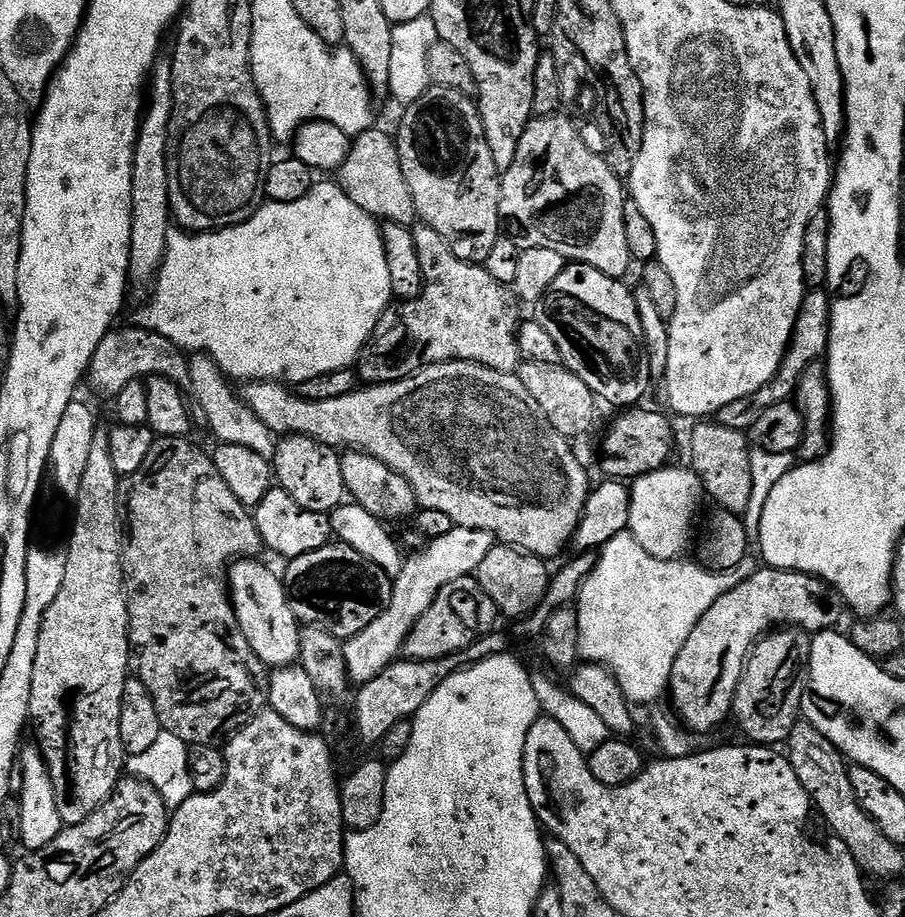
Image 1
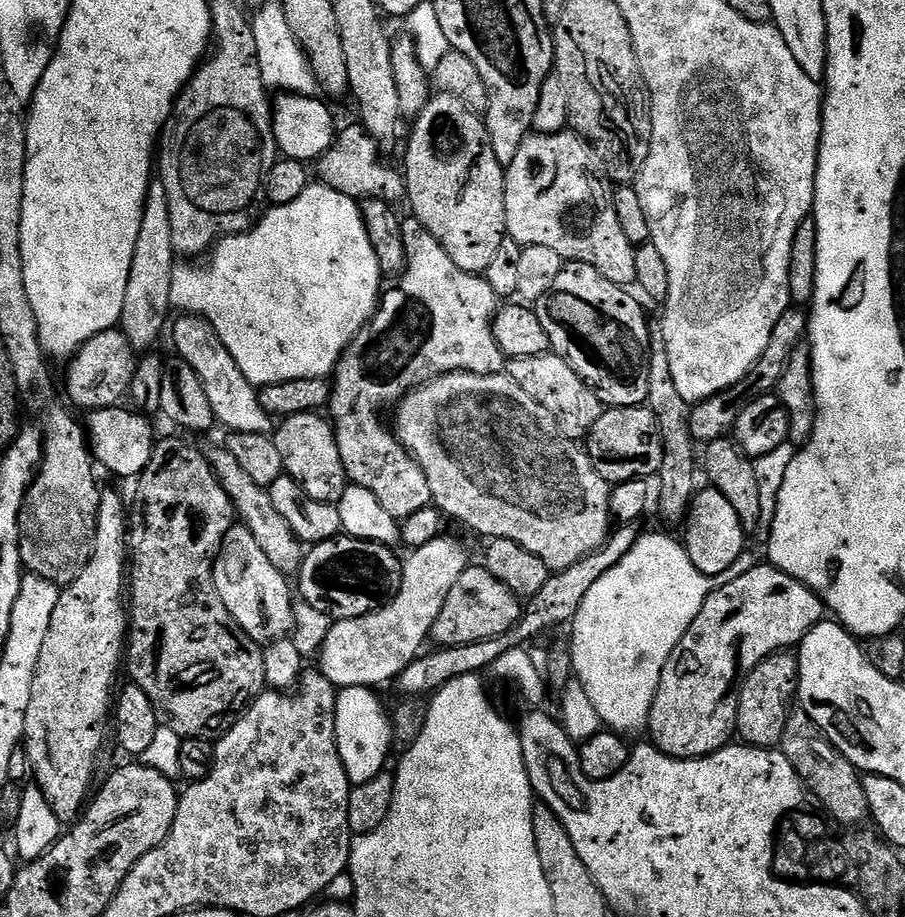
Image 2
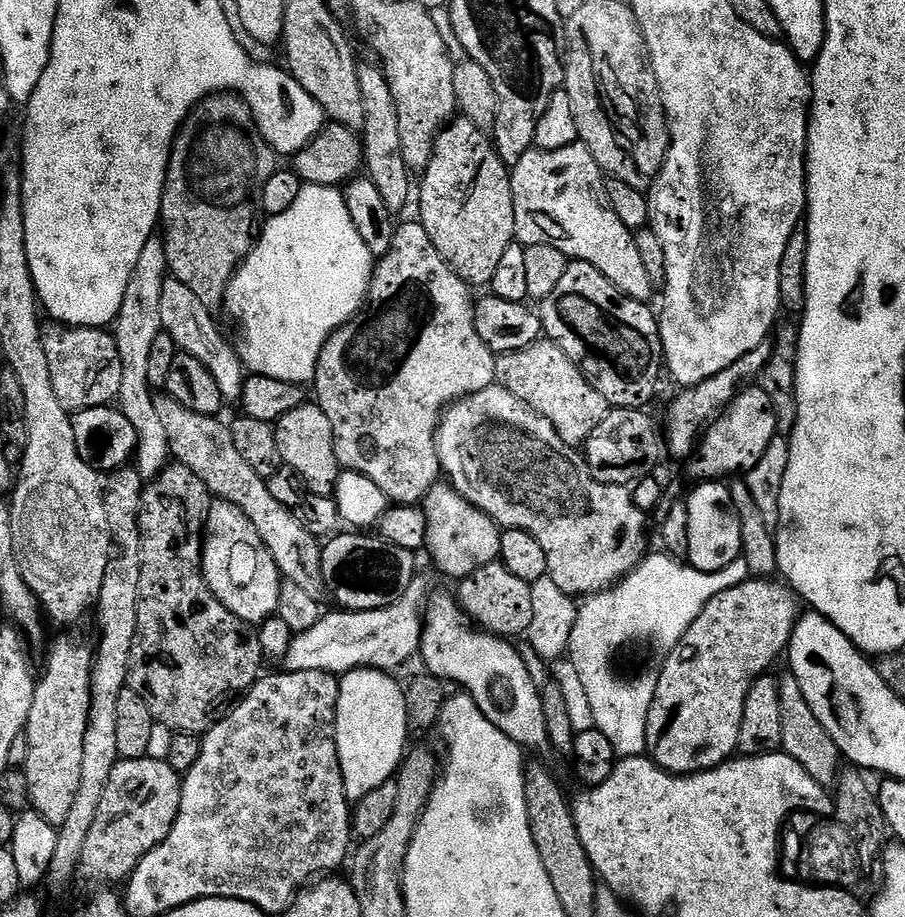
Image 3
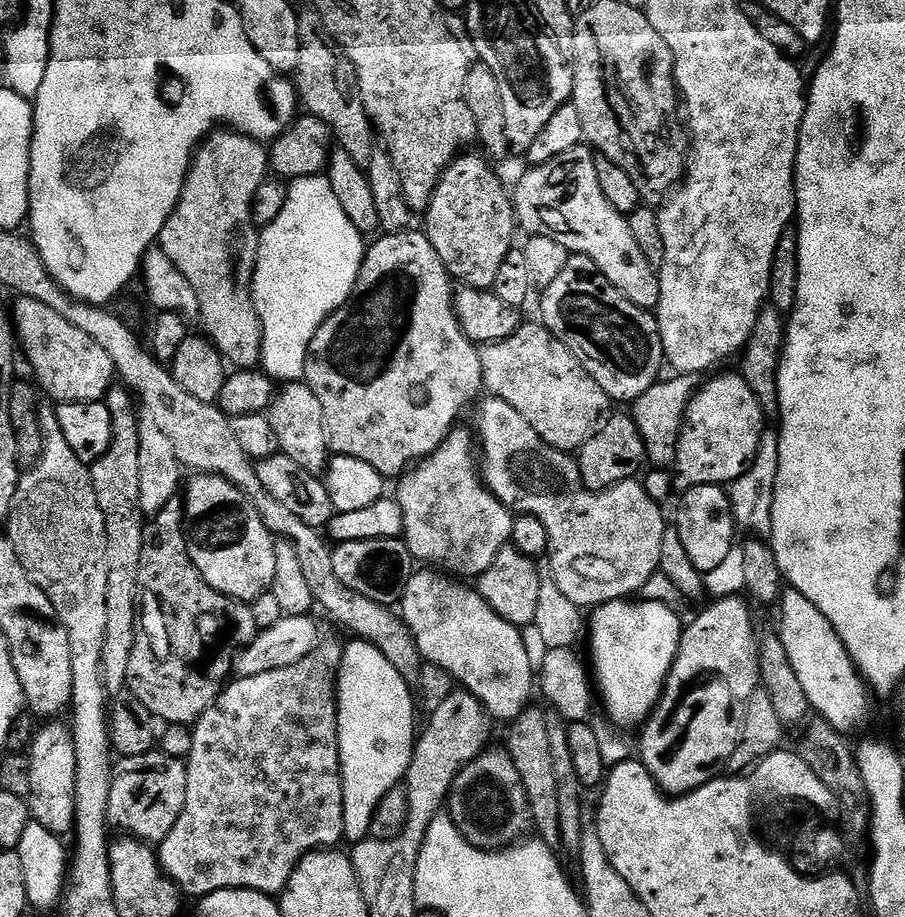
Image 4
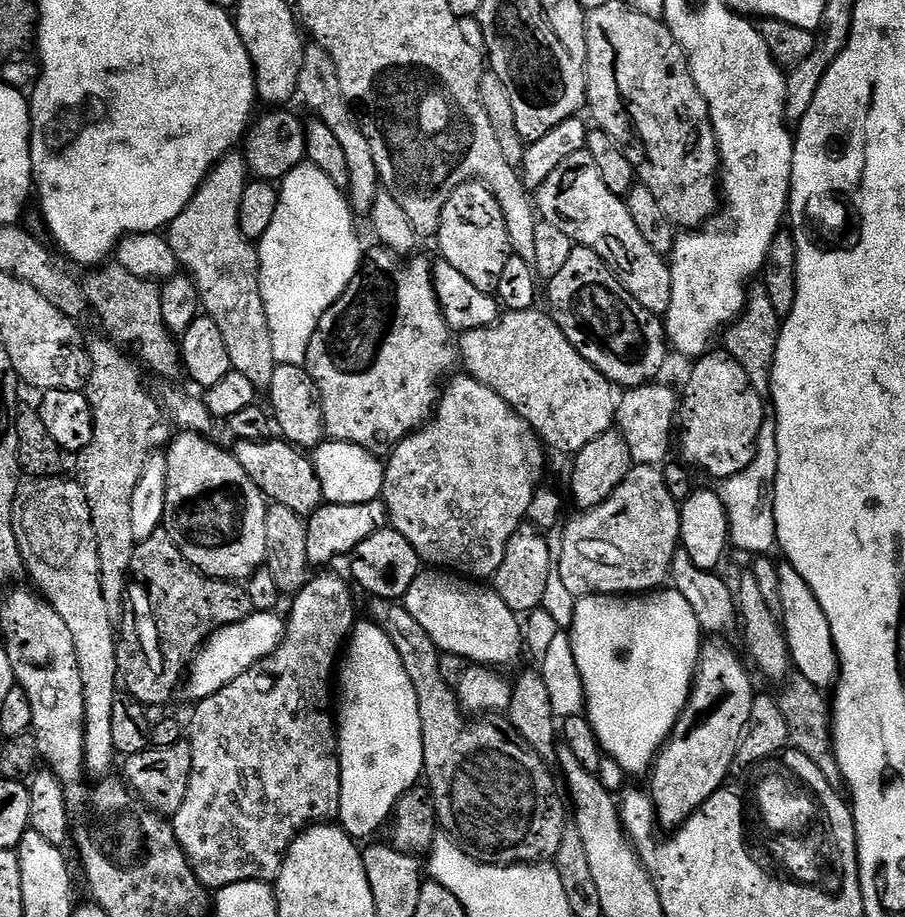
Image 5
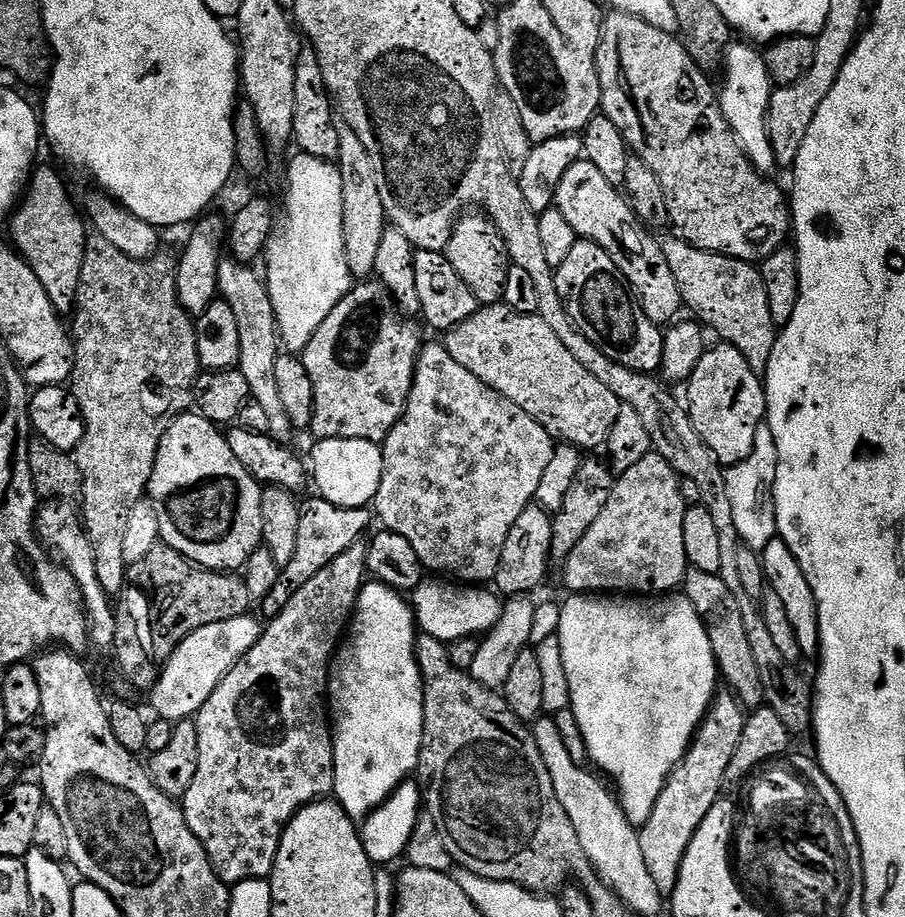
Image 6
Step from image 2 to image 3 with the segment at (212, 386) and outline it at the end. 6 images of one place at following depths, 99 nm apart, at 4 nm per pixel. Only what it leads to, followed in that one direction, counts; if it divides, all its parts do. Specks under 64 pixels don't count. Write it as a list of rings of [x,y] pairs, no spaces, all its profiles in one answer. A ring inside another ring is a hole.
[[[169,278],[162,286],[162,298],[160,308],[162,313],[162,331],[174,338],[179,351],[190,354],[210,370],[214,382],[218,382],[218,390],[224,396],[225,401],[239,401],[244,385],[246,369],[235,343],[228,344],[226,337],[220,333],[216,325],[213,309],[208,308],[190,286],[186,286],[180,280]]]

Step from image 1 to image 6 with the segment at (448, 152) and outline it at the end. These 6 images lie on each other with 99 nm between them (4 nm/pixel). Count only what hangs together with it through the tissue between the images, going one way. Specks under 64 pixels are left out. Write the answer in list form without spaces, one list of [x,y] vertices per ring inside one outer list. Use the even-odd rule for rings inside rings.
[[[487,214],[468,215],[461,215],[452,228],[452,237],[446,249],[448,261],[450,266],[454,266],[458,278],[462,278],[466,286],[470,286],[477,305],[501,303],[506,290],[506,274],[510,267],[506,242]]]

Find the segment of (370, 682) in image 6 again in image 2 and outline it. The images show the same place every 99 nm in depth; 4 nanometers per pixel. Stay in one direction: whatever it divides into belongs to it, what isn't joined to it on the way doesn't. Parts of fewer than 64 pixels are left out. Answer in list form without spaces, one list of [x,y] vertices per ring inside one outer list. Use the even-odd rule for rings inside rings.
[[[341,688],[336,693],[336,741],[342,766],[346,766],[348,781],[354,786],[370,782],[385,771],[388,751],[393,751],[392,721],[389,709],[375,696],[371,688]]]

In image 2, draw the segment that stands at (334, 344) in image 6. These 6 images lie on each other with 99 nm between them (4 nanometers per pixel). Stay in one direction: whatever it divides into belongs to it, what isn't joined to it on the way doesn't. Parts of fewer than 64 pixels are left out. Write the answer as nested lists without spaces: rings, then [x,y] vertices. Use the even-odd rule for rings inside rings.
[[[414,218],[405,219],[402,223],[402,240],[406,246],[406,254],[408,261],[403,272],[400,273],[396,284],[392,289],[385,291],[378,301],[376,312],[372,315],[372,319],[364,325],[364,328],[357,336],[352,339],[350,346],[336,363],[336,370],[331,377],[332,381],[332,403],[330,405],[330,423],[336,429],[336,437],[338,438],[338,454],[342,454],[342,466],[345,474],[348,475],[351,483],[362,486],[366,490],[370,490],[370,494],[374,494],[374,498],[378,498],[378,503],[390,514],[390,518],[394,518],[398,522],[403,522],[406,518],[410,518],[410,514],[418,514],[418,510],[429,507],[432,504],[432,495],[430,494],[430,482],[426,482],[426,474],[422,470],[422,466],[418,466],[418,462],[413,456],[400,445],[396,438],[396,433],[391,427],[388,428],[380,421],[380,411],[389,404],[395,405],[404,399],[412,389],[417,388],[422,383],[432,379],[433,376],[442,376],[445,372],[473,372],[474,374],[482,374],[483,376],[498,376],[505,371],[506,357],[504,351],[494,338],[494,330],[492,329],[492,320],[496,317],[498,307],[498,297],[494,294],[494,290],[489,286],[487,279],[483,275],[475,272],[467,272],[466,270],[458,270],[458,266],[454,266],[450,254],[446,254],[446,250],[442,250],[442,246],[438,242],[438,238],[434,238],[434,234],[430,234],[430,230],[426,230],[426,226],[422,226],[422,222],[418,222]]]

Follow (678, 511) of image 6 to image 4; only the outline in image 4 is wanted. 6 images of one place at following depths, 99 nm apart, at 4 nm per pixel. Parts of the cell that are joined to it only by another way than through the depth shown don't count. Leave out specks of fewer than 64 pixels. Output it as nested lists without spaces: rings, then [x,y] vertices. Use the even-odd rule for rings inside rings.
[[[495,398],[480,408],[476,416],[475,435],[478,448],[484,451],[484,460],[479,461],[478,472],[482,483],[493,496],[497,496],[513,513],[534,516],[542,526],[546,526],[548,550],[546,561],[552,567],[550,577],[558,589],[577,604],[581,610],[592,610],[611,600],[622,600],[643,593],[652,577],[660,572],[662,558],[662,538],[666,531],[664,512],[661,505],[644,488],[639,479],[623,480],[602,492],[590,492],[585,488],[580,473],[580,465],[569,453],[559,452],[550,446],[506,402]]]

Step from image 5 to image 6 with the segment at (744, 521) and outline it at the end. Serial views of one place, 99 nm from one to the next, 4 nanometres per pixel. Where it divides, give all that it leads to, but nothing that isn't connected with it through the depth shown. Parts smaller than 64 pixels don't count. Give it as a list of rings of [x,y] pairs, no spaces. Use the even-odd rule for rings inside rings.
[[[765,422],[758,426],[758,434],[754,434],[754,450],[750,454],[750,458],[731,465],[724,474],[726,495],[730,497],[730,506],[734,513],[734,526],[738,530],[741,541],[767,542],[777,539],[776,499],[774,498],[777,466],[778,446],[774,446],[774,434]]]

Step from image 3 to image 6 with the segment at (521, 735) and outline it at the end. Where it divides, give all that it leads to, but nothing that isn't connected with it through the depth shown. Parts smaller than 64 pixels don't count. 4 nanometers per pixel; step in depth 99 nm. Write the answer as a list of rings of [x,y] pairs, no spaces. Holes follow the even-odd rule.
[[[425,578],[411,593],[410,603],[419,631],[445,642],[487,634],[500,617],[502,600],[495,591],[448,578]]]

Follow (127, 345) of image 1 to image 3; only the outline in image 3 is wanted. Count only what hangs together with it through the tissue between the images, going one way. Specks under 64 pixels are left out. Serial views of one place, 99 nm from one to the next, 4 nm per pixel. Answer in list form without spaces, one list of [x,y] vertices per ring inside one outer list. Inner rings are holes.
[[[55,322],[49,323],[49,325],[49,328],[47,325],[42,332],[42,350],[46,352],[46,363],[50,366],[50,382],[54,382],[54,394],[58,394],[58,402],[62,402],[62,406],[72,412],[81,412],[87,408],[103,408],[111,405],[119,397],[120,383],[122,382],[122,362],[118,354],[115,335],[111,331],[102,328],[69,328]]]

